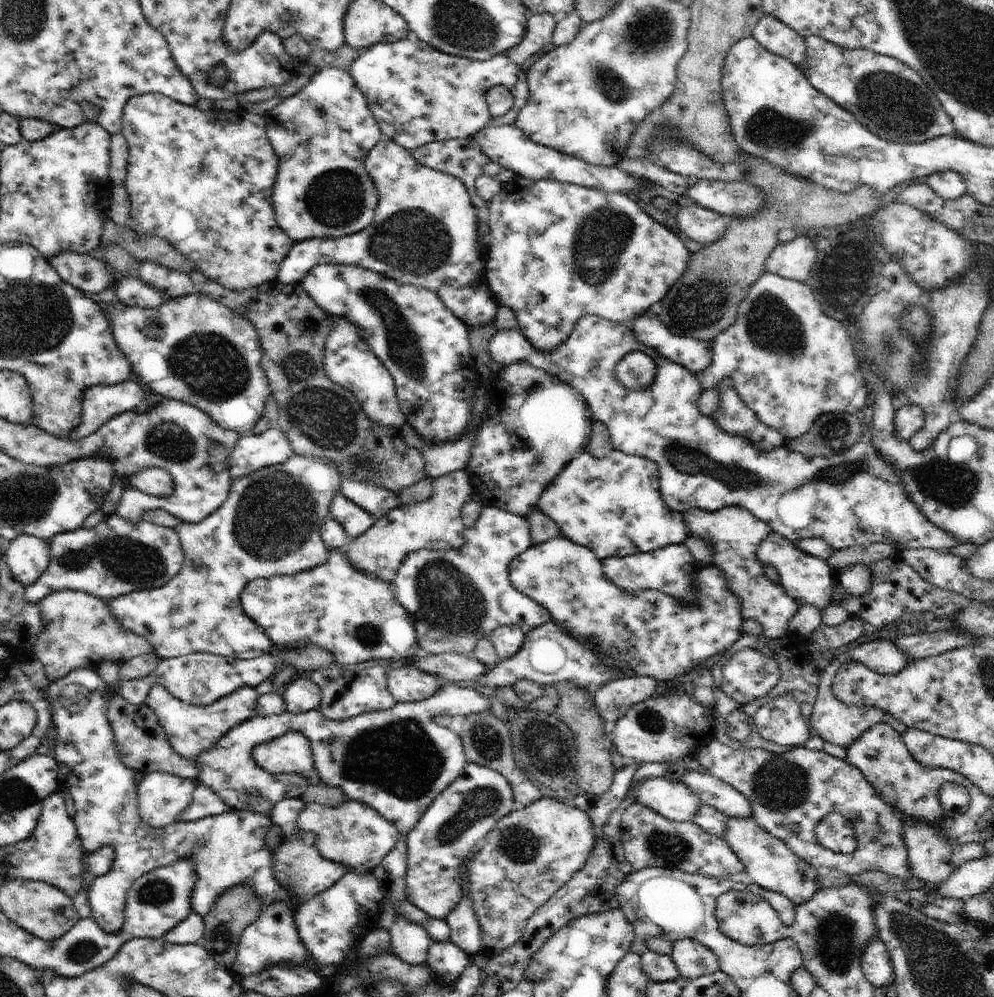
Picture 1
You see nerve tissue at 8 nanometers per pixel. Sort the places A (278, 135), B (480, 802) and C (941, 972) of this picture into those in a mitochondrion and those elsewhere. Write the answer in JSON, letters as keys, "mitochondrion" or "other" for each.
{"A":"other","B":"mitochondrion","C":"mitochondrion"}

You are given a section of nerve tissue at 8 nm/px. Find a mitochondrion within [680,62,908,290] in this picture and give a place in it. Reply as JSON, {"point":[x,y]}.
{"point":[766,128]}

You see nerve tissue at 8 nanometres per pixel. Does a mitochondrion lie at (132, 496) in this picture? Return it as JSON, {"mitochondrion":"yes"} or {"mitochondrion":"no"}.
{"mitochondrion":"no"}

